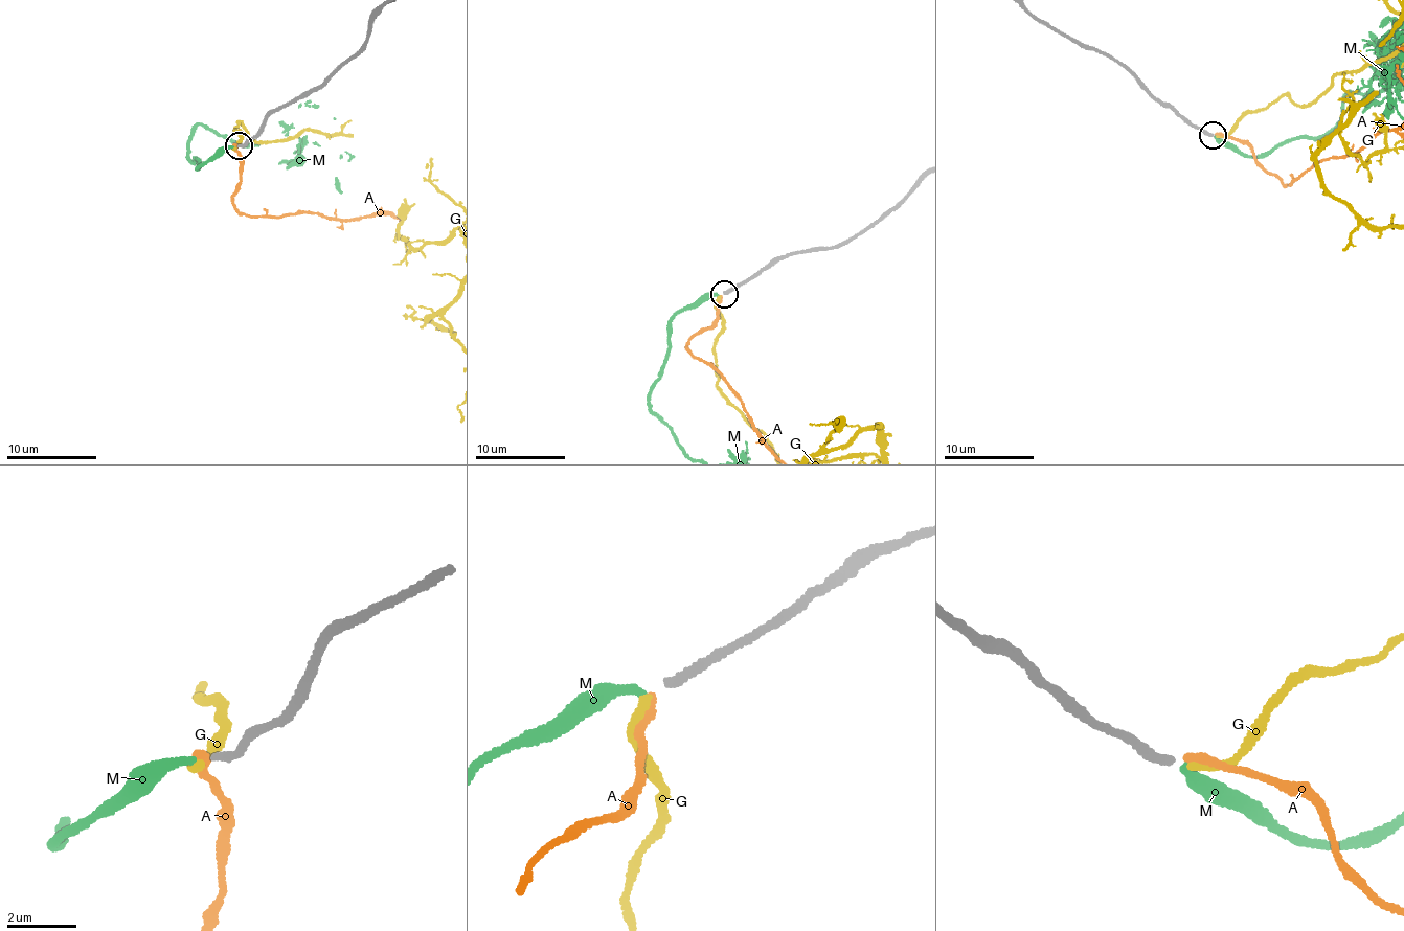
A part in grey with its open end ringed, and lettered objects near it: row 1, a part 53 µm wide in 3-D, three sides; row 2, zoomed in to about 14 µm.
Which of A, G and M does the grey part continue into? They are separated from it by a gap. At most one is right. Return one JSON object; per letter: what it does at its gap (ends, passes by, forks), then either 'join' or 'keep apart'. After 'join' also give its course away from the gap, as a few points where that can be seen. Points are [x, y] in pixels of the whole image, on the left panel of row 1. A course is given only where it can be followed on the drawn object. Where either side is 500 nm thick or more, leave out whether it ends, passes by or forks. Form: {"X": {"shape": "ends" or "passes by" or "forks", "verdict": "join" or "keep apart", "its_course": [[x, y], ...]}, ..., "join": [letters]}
{"A": {"shape": "ends", "verdict": "keep apart"}, "G": {"shape": "ends", "verdict": "keep apart"}, "M": {"shape": "ends", "verdict": "join"}, "join": ["M"]}

